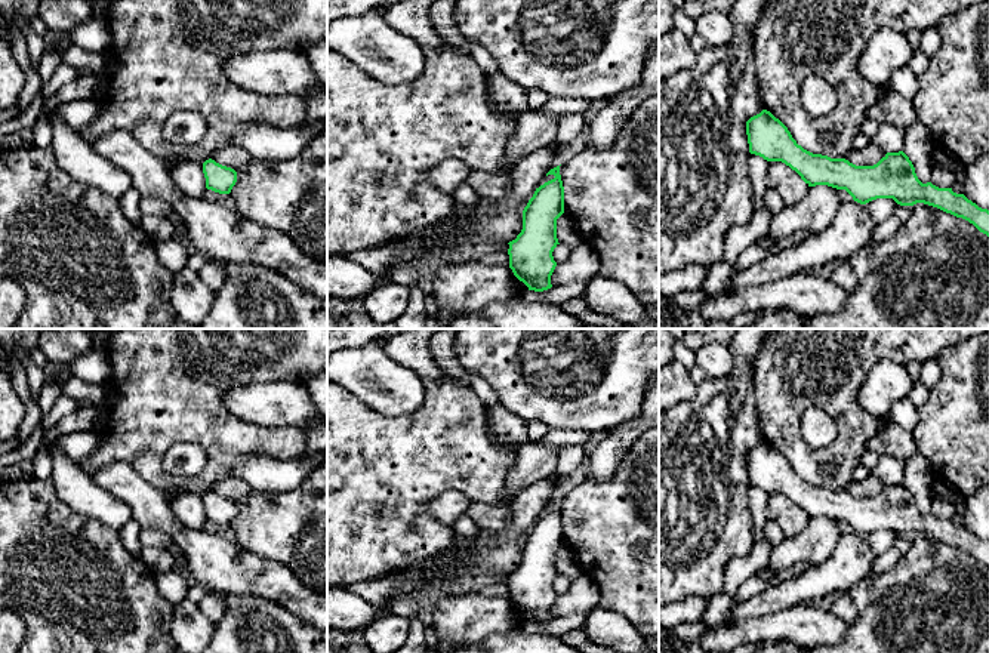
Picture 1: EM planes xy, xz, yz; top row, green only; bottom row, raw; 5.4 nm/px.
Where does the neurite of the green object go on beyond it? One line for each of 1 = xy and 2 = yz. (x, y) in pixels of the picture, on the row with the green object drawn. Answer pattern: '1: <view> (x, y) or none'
1: none
2: none

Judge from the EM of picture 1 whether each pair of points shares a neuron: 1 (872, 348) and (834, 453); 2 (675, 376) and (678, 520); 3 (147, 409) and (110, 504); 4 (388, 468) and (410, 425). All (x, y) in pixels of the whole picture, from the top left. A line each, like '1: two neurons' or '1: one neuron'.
1: one neuron
2: two neurons
3: two neurons
4: one neuron

